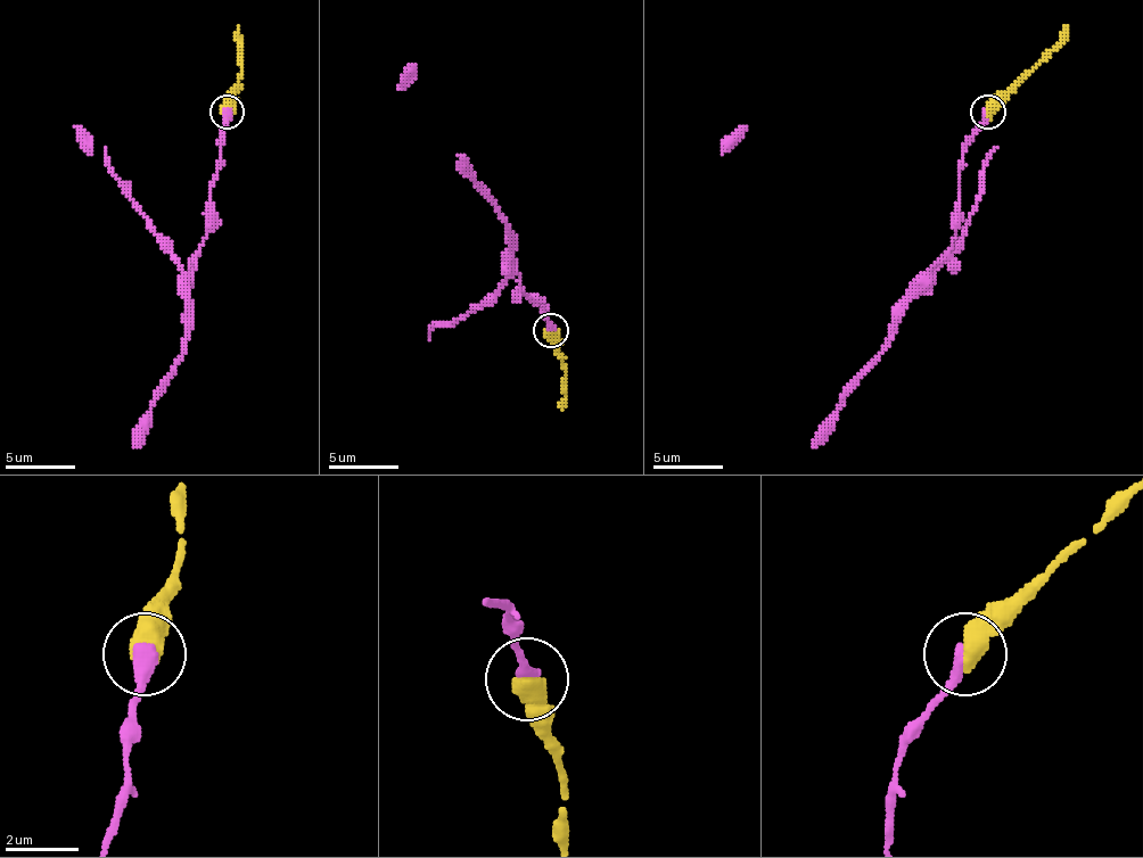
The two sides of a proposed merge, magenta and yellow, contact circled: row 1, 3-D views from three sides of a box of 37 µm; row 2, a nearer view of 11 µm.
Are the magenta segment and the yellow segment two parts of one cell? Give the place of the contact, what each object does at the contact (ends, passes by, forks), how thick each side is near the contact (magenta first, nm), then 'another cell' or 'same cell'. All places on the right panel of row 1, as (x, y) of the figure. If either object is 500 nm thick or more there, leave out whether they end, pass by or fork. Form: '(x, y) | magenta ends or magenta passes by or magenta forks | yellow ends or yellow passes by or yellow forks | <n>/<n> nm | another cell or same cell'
(988, 112) | 400/650 nm | same cell

